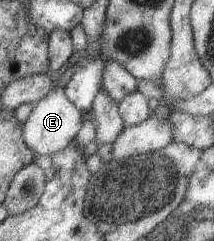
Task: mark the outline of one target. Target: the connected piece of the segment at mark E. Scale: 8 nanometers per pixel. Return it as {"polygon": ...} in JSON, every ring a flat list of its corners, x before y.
{"polygon":[[59,86,52,88,37,101,22,124,22,141,34,154,50,155,59,152,74,142,83,118,82,112,65,96,64,89]]}

